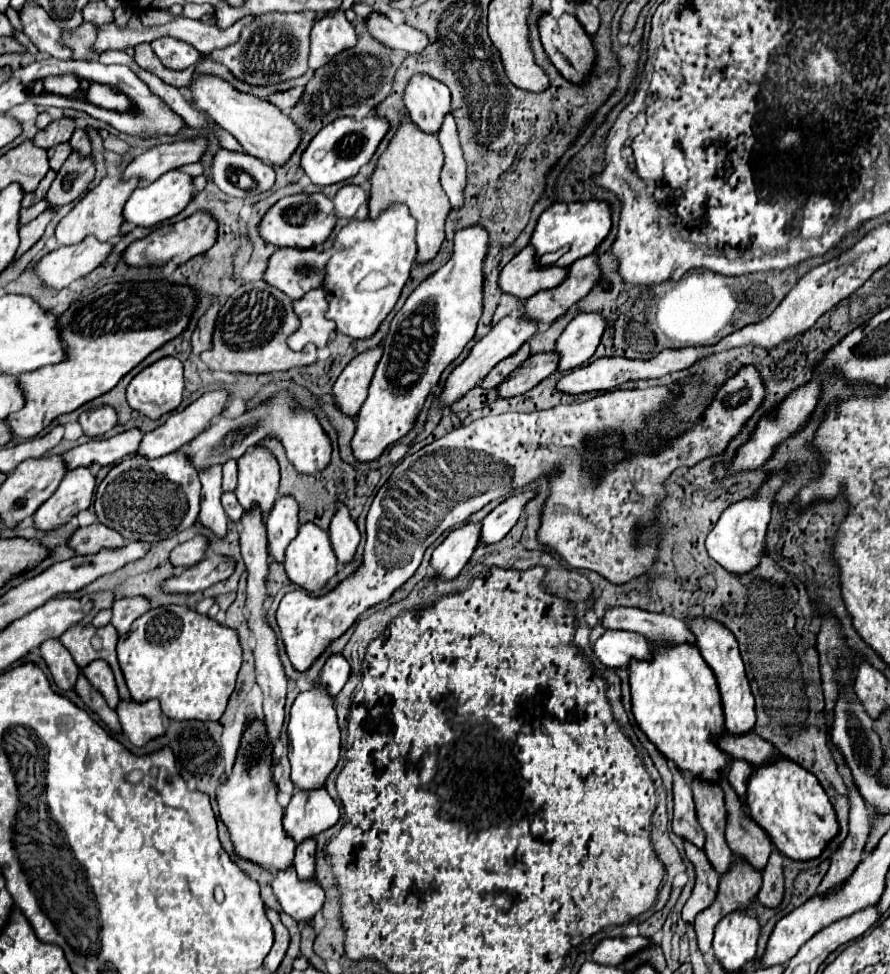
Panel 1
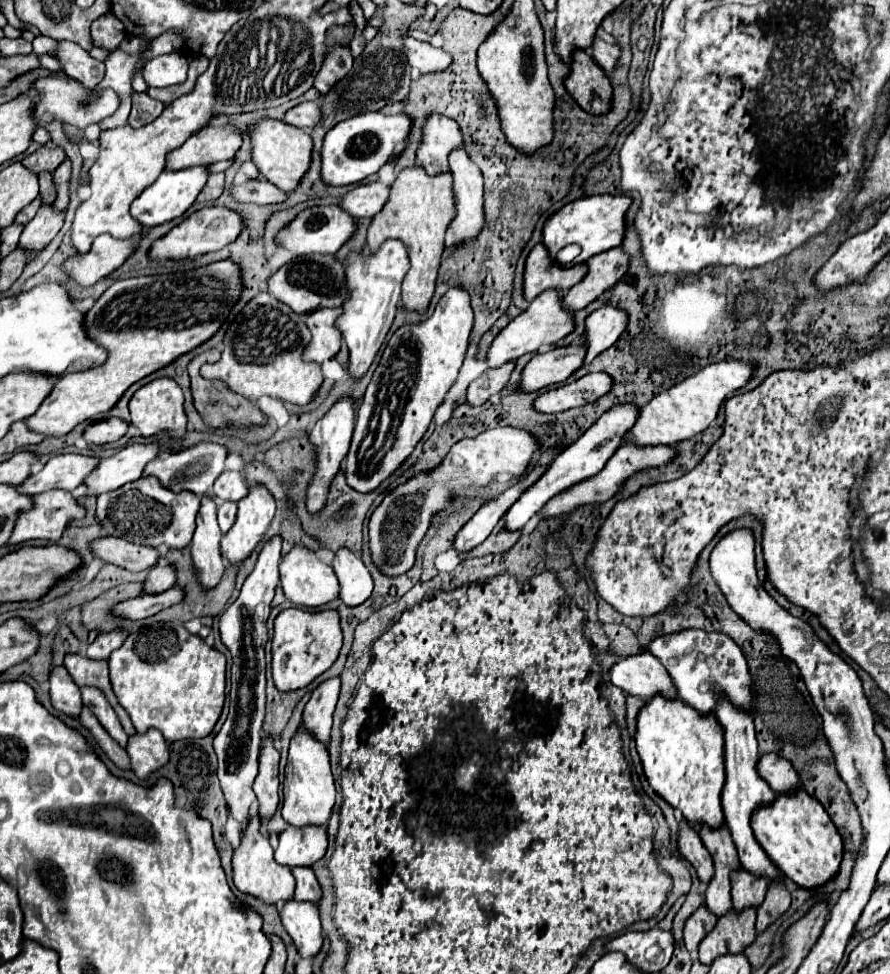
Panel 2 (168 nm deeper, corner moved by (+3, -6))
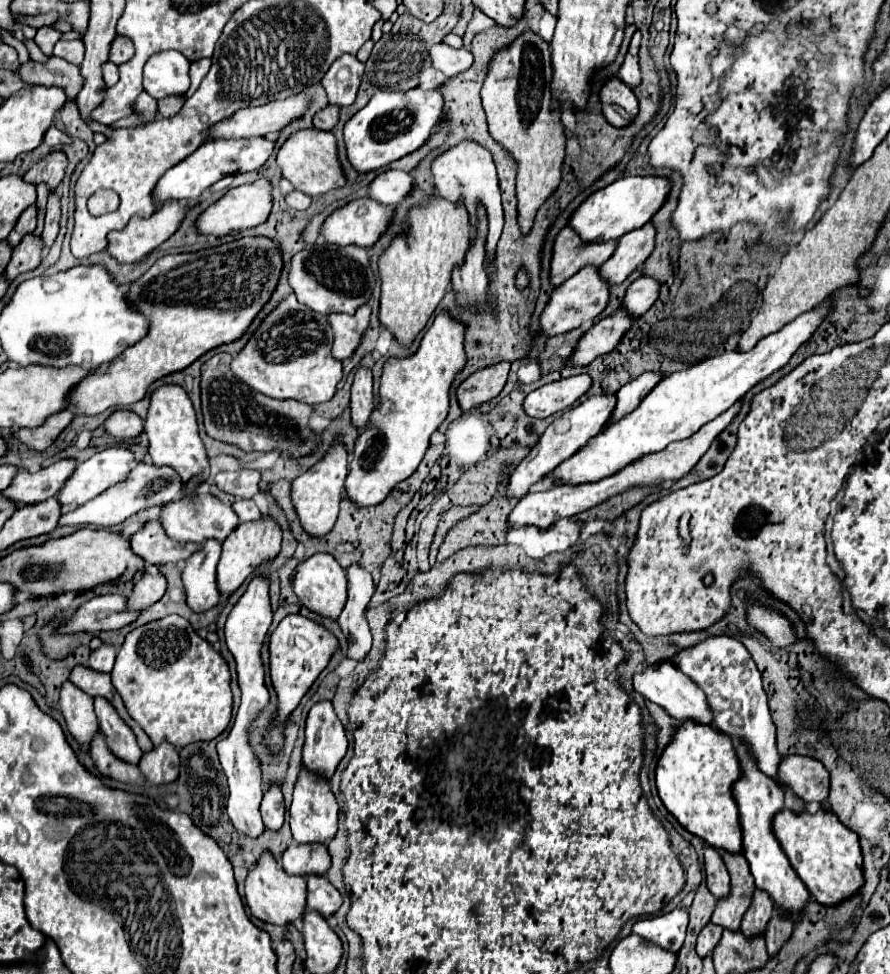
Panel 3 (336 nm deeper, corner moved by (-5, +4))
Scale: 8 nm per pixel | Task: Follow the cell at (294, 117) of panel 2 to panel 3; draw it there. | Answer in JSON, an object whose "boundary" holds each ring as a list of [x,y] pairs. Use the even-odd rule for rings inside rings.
{"boundary":[[[329,103],[325,109],[321,109],[313,117],[313,127],[315,129],[323,129],[323,131],[331,131],[333,125],[337,125],[337,121],[339,121],[339,107]]]}

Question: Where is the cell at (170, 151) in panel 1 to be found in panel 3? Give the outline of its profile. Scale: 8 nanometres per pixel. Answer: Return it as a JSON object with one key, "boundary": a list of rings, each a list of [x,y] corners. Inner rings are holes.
{"boundary":[[[297,93],[283,101],[271,101],[261,107],[249,107],[239,109],[231,117],[215,123],[209,133],[205,135],[205,141],[211,139],[249,139],[249,137],[261,137],[269,131],[283,129],[291,119],[301,117],[309,103],[309,93]]]}

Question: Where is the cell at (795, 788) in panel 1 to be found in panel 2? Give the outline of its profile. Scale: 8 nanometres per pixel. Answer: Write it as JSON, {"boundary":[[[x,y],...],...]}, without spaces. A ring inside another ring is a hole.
{"boundary":[[[803,789],[791,795],[777,795],[773,805],[761,807],[751,819],[753,833],[771,861],[803,889],[815,889],[831,881],[843,859],[843,841],[823,805]]]}

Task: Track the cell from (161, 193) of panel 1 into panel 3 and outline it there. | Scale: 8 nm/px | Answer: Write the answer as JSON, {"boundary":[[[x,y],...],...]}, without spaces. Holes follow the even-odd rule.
{"boundary":[[[261,137],[237,139],[237,141],[207,141],[195,153],[185,157],[181,163],[177,163],[165,171],[165,175],[159,179],[159,183],[153,189],[153,203],[157,209],[161,209],[169,199],[197,201],[199,195],[207,187],[211,187],[215,181],[219,181],[223,175],[259,169],[267,161],[271,151],[273,151],[273,143],[267,139],[261,139]]]}

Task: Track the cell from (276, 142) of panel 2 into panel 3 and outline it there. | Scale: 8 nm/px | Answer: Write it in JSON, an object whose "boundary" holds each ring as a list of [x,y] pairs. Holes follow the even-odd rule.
{"boundary":[[[299,129],[293,133],[277,151],[277,165],[281,167],[281,173],[285,179],[291,181],[291,185],[307,195],[319,195],[327,193],[335,187],[341,187],[345,183],[341,165],[337,161],[337,141],[331,131],[319,131],[319,129]]]}

